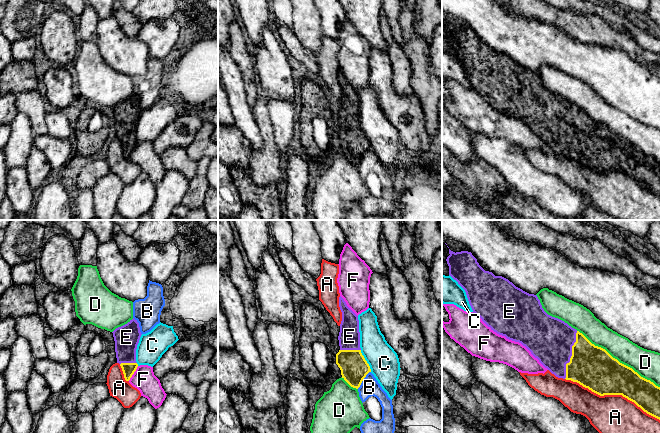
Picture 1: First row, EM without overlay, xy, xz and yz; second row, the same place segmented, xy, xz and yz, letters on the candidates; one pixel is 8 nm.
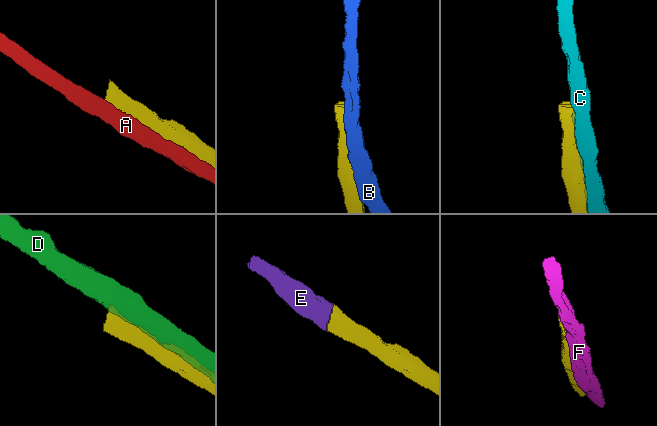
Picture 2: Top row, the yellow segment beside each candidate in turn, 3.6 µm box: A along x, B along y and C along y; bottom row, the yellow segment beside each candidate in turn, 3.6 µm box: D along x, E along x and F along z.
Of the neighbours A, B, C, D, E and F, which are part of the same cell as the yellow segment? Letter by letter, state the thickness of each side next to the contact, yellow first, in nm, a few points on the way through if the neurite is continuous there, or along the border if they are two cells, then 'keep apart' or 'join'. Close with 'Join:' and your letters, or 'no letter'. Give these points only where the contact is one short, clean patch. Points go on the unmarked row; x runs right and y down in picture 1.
A: calibres 320 and 360 nm; keep apart
B: calibres 220 and 150 nm; keep apart
C: calibres 220 and 240 nm; keep apart
D: calibres 340 and 220 nm; keep apart
E: calibres 340 and 360 nm; way yz (593, 143), (572, 131), (566, 129), (549, 115); join
F: calibres 100 and 180 nm; keep apart
Join: E

